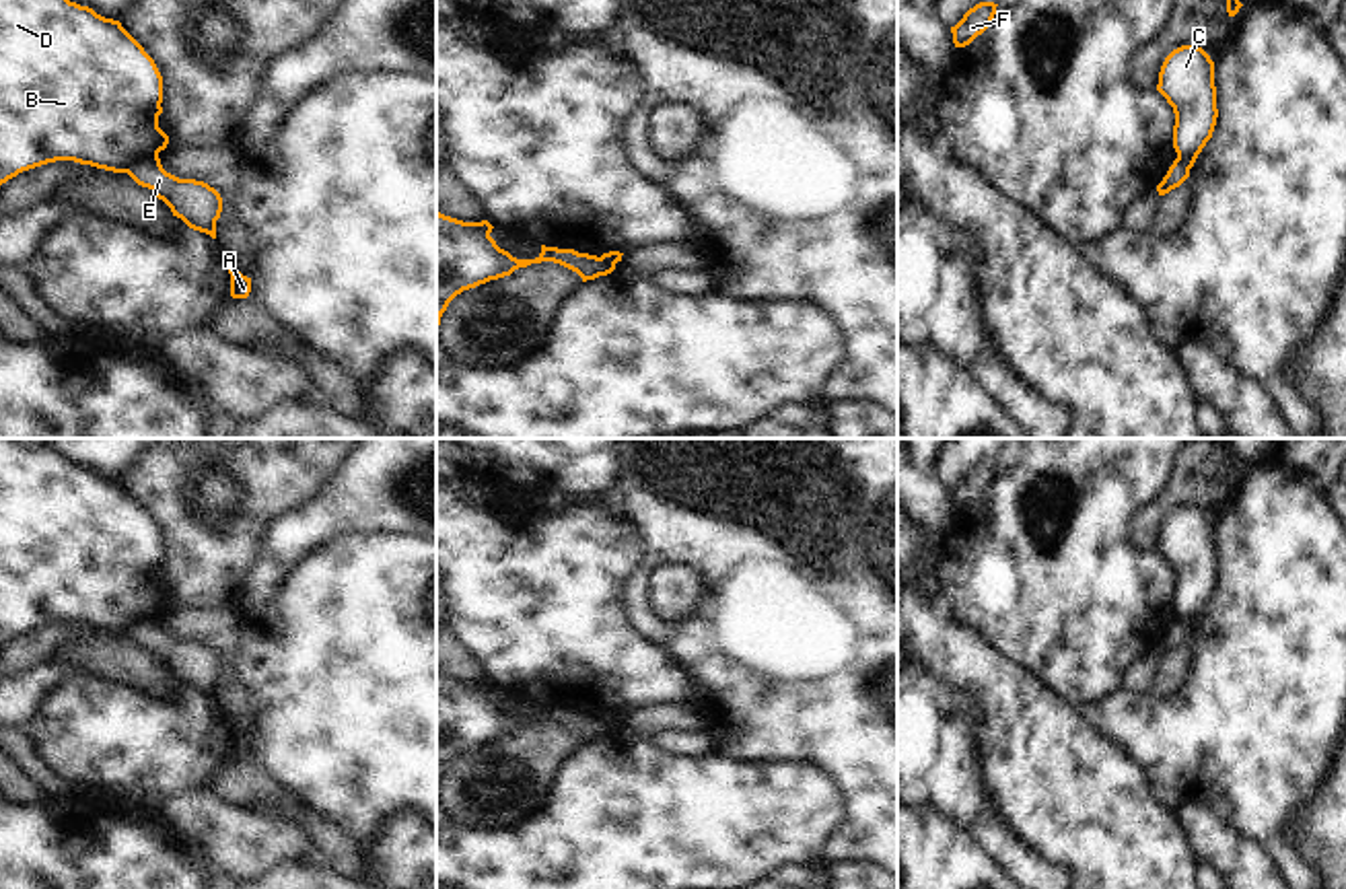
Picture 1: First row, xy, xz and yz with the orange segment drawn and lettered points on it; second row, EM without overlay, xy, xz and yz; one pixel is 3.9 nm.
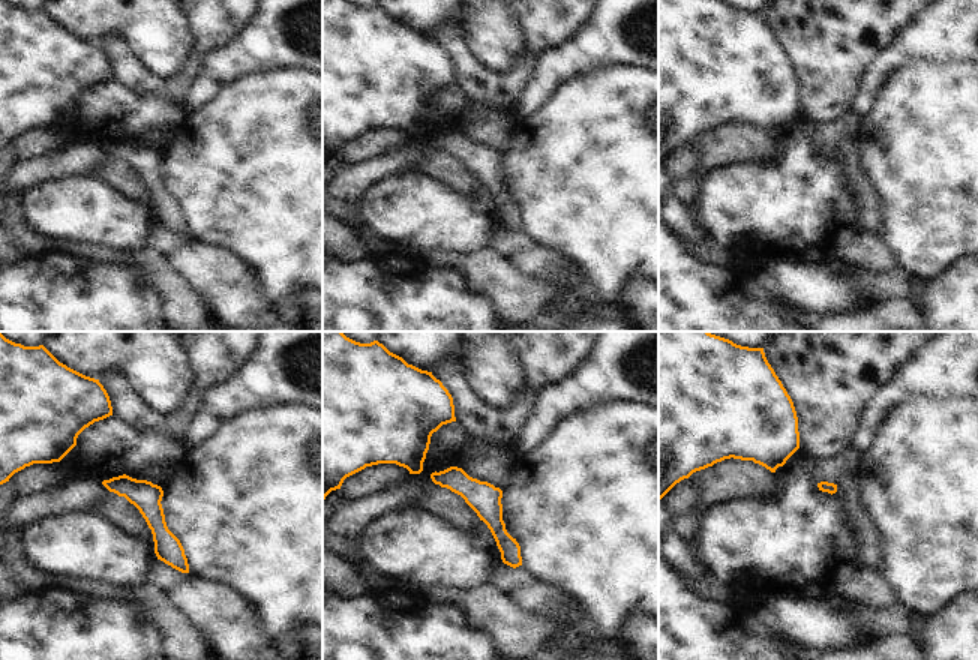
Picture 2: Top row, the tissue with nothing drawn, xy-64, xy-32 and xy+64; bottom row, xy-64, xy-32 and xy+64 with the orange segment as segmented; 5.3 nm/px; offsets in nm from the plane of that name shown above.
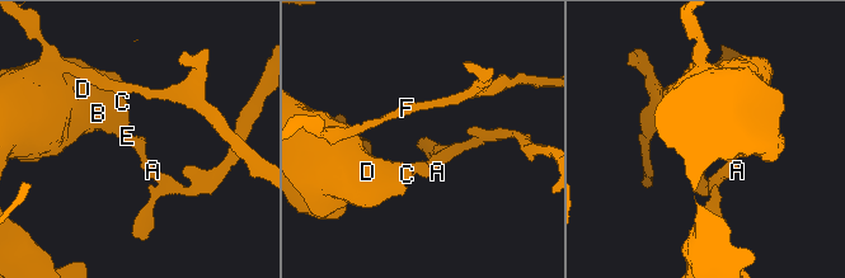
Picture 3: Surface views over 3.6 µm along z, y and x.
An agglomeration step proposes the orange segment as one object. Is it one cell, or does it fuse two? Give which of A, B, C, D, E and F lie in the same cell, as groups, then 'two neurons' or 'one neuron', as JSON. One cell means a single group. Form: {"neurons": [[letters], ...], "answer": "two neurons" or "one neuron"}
{"neurons": [["A", "E", "F"], ["B", "C", "D"]], "answer": "two neurons"}

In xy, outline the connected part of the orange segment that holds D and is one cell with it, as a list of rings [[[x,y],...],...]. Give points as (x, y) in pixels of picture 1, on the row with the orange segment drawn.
[[[0,0],[0,185],[56,161],[126,173],[144,158],[156,158],[169,144],[158,128],[161,103],[163,76],[119,21],[70,0]]]

